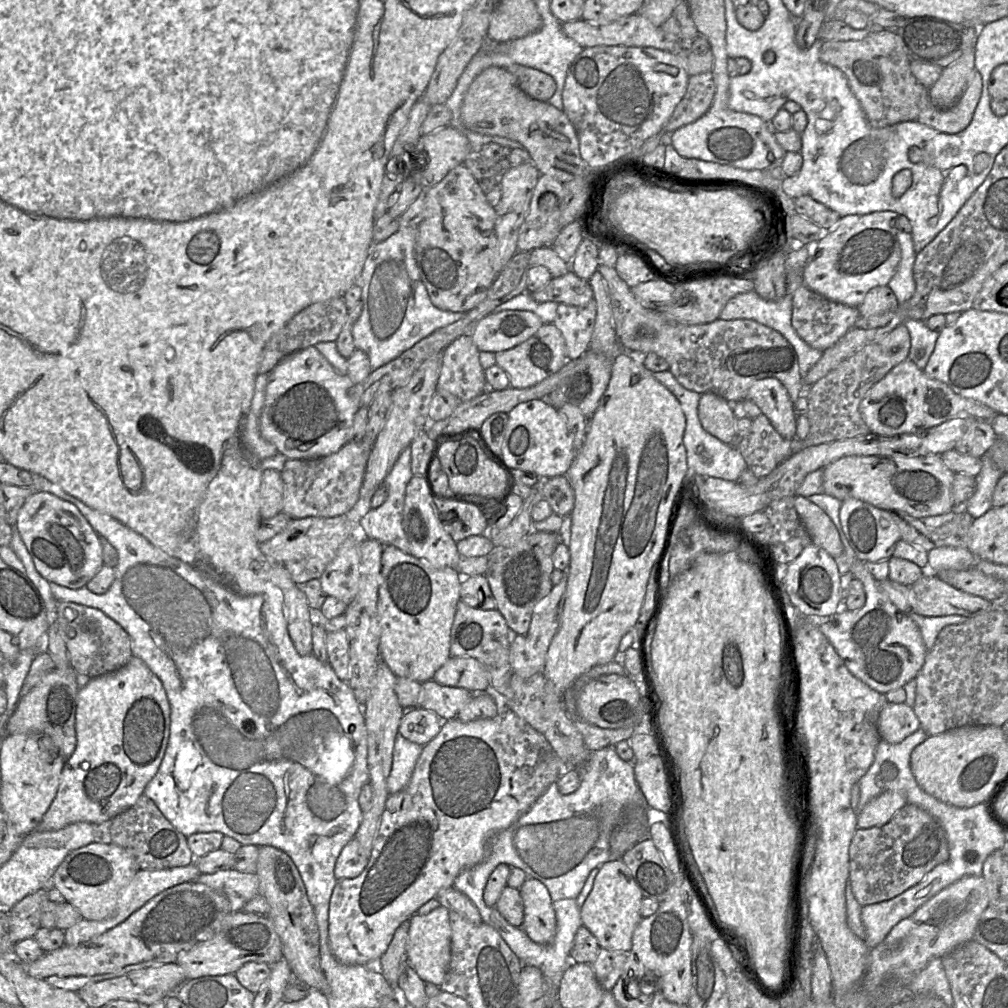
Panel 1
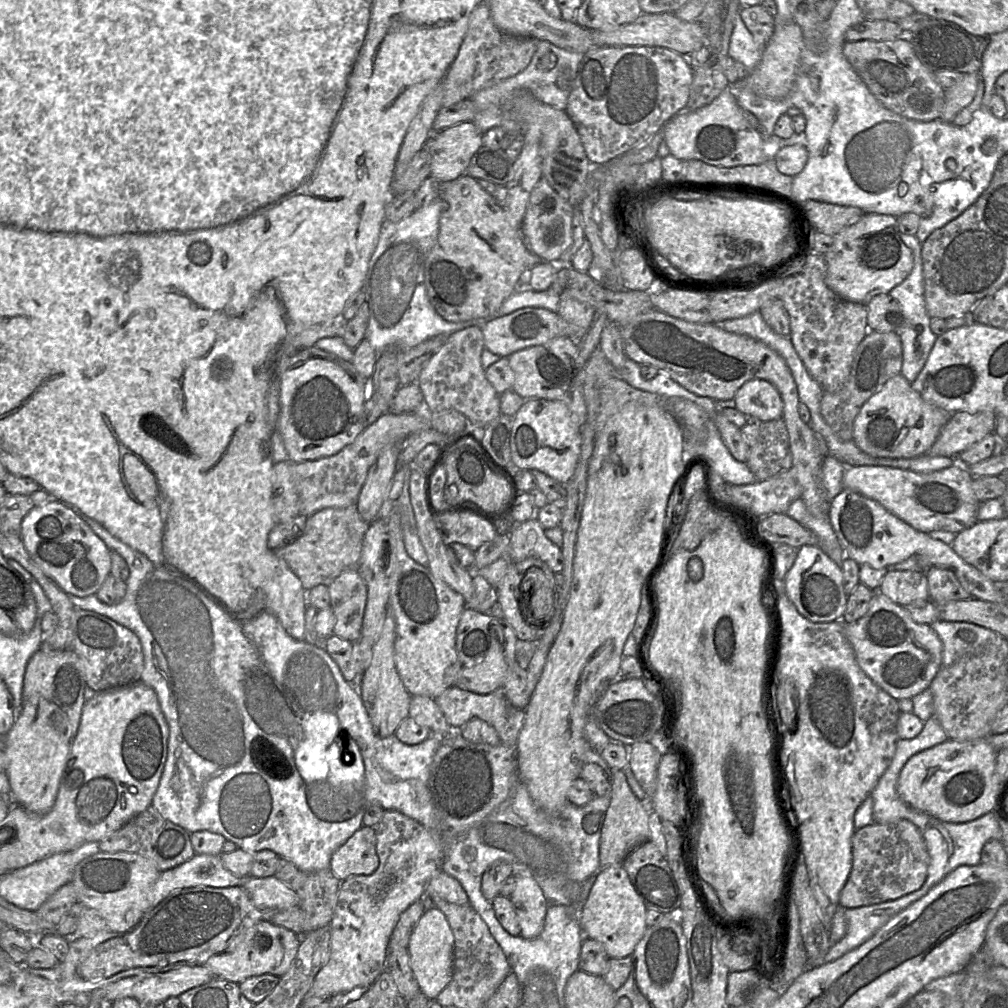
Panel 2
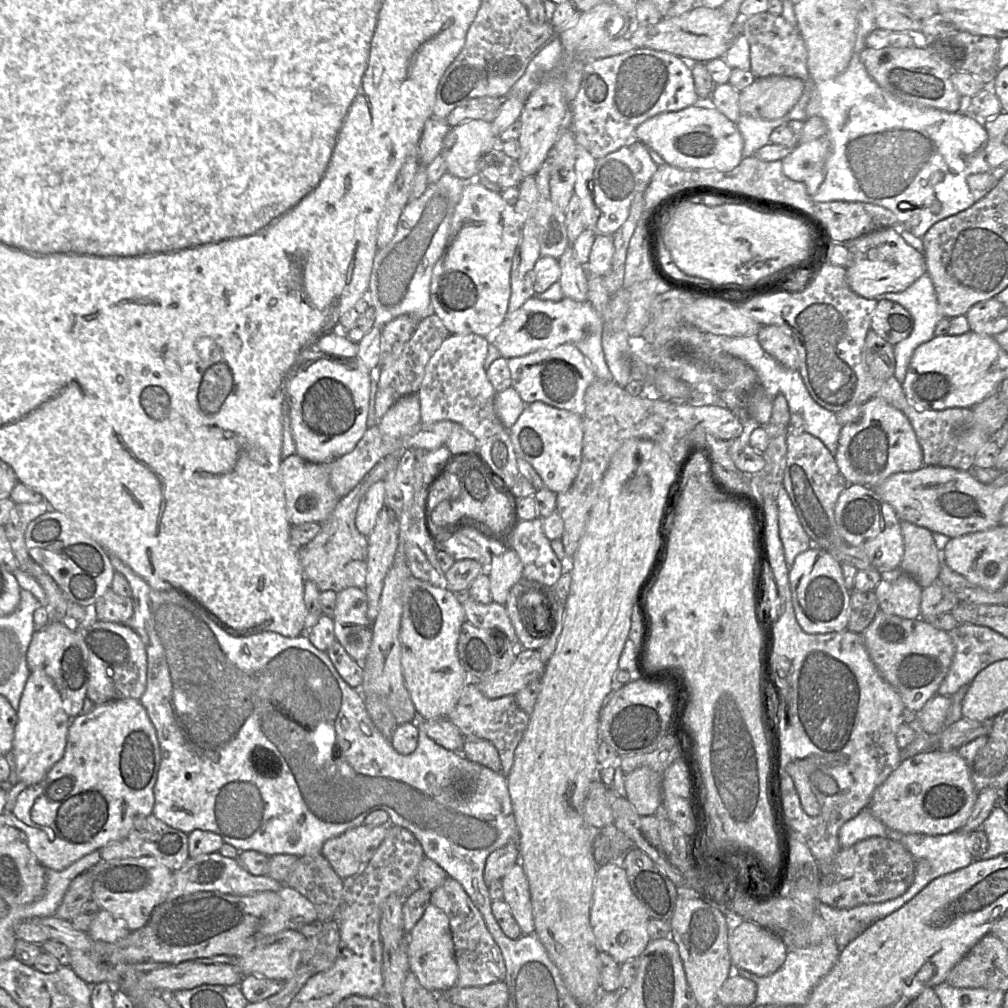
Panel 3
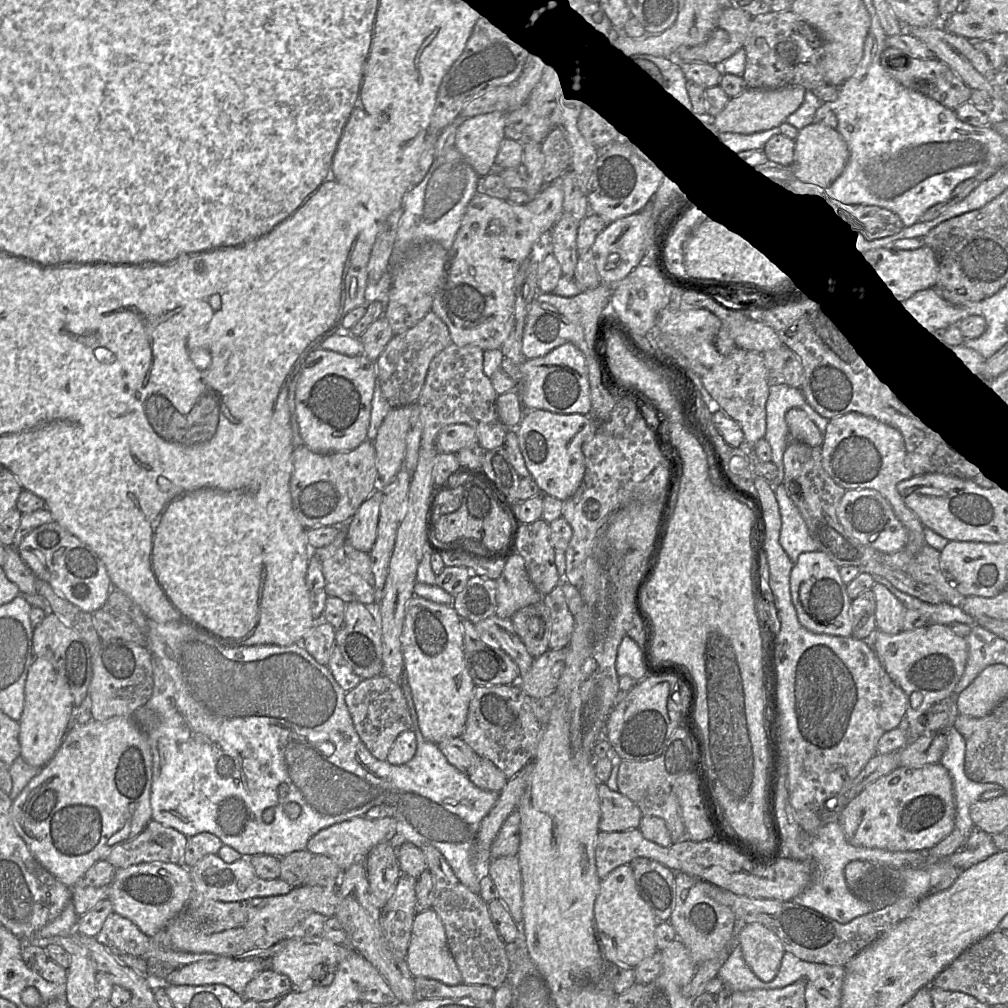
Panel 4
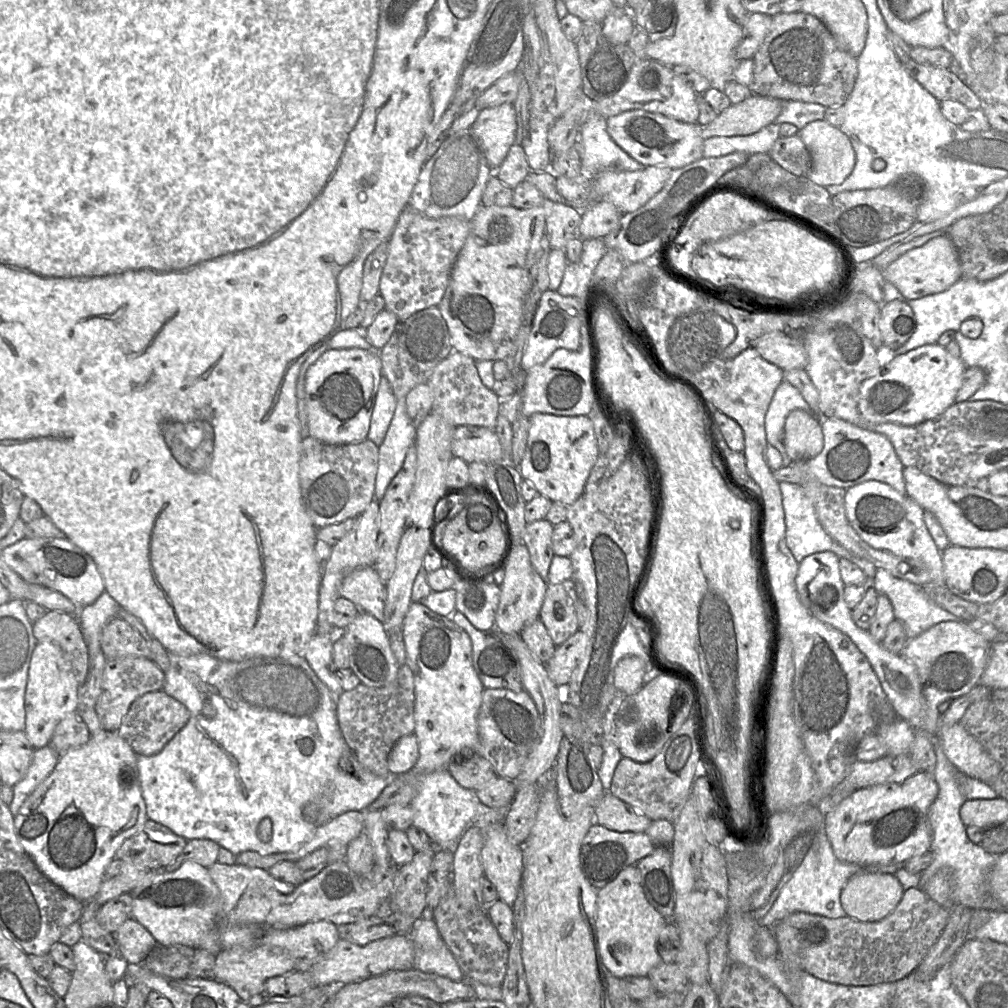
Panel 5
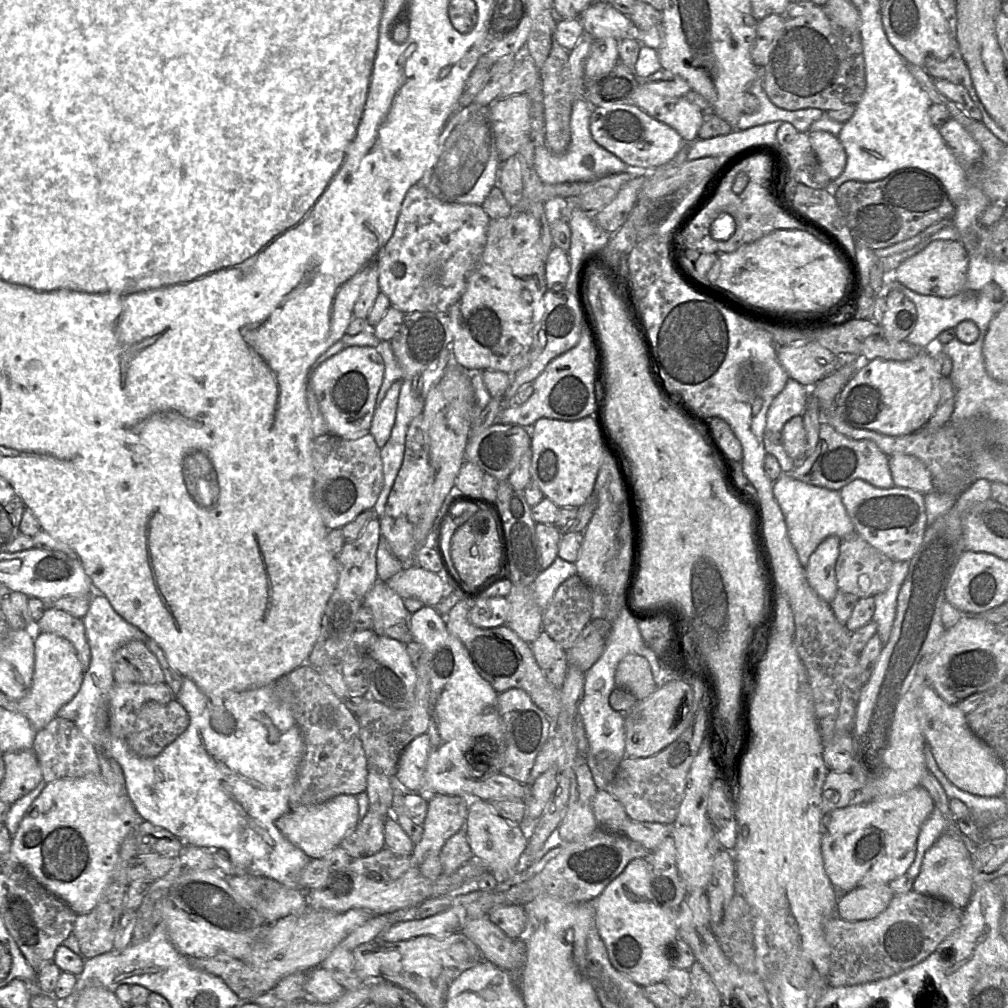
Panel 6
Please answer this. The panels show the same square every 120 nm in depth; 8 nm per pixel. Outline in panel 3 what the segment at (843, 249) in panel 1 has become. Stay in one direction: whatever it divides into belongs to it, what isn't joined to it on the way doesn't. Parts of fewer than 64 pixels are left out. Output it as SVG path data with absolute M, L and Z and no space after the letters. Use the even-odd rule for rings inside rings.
M898 227L881 229L848 242L851 262L846 268L847 282L859 296L880 300L886 293L901 292L926 273L923 253L908 245Z

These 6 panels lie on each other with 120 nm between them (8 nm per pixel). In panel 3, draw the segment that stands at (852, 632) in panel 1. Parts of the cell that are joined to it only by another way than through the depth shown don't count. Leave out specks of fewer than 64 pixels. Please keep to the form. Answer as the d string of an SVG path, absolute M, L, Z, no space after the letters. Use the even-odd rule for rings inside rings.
M879 609L861 637L876 669L899 693L906 708L916 713L937 694L954 656L948 632L920 618L905 619Z

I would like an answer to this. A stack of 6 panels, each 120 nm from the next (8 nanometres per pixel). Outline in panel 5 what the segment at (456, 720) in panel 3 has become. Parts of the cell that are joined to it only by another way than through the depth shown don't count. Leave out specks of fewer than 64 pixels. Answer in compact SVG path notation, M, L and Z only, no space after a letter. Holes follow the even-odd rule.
M484 689L477 716L477 731L480 755L492 765L499 777L513 781L539 743L542 724L535 703L525 690Z

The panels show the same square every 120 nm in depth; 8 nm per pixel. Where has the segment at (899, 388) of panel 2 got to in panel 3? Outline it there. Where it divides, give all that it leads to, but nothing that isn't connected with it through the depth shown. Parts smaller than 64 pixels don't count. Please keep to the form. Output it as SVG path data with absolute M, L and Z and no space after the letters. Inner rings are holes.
M873 397L861 408L857 422L841 427L834 454L837 466L848 484L875 488L889 476L921 468L923 453L908 418L880 397Z

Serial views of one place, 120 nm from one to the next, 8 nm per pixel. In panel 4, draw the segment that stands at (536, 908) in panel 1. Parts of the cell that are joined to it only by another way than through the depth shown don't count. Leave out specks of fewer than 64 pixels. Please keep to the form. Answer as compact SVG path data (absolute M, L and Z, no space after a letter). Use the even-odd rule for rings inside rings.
M517 855L491 859L488 875L501 900L517 924L523 920L522 876Z

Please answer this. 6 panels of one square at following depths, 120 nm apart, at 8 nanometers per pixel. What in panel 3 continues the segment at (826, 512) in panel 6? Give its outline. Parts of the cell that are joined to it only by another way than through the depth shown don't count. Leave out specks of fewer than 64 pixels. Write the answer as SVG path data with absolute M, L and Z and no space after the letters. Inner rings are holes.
M783 485L779 487L776 503L779 509L779 537L786 563L791 568L796 557L812 547L812 541L805 532Z

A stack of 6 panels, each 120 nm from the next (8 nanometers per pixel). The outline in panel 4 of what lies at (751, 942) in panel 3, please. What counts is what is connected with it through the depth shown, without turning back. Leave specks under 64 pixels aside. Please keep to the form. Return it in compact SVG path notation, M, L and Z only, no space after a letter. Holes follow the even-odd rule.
M747 923L736 936L743 958L756 976L764 982L775 978L786 953L778 936L759 923Z

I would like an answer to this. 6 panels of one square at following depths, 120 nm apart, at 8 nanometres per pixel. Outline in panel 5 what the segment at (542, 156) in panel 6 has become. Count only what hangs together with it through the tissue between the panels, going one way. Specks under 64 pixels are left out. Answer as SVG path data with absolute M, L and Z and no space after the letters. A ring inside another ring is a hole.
M592 109L580 127L578 141L574 146L580 155L581 174L596 176L603 171L638 171L645 168L612 140L607 132L606 119Z

